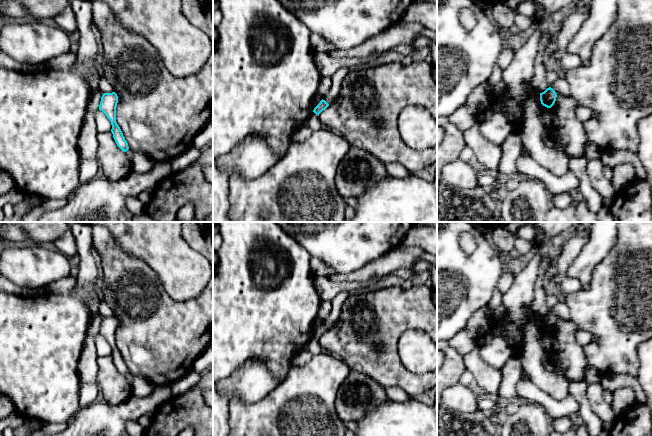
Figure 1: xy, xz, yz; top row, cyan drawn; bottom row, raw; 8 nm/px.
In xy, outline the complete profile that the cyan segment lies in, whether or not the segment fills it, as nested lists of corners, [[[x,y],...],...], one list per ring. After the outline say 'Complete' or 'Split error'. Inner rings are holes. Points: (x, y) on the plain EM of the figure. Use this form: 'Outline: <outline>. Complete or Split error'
Outline: [[[115,316],[104,317],[101,321],[101,326],[99,329],[99,334],[102,335],[106,341],[110,344],[113,358],[113,362],[117,370],[123,375],[126,376],[129,371],[128,367],[123,360],[123,357],[116,346],[116,331],[118,327],[118,320]]]. Complete

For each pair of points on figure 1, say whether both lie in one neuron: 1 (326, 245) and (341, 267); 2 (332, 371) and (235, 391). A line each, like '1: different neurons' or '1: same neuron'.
1: same neuron
2: different neurons

